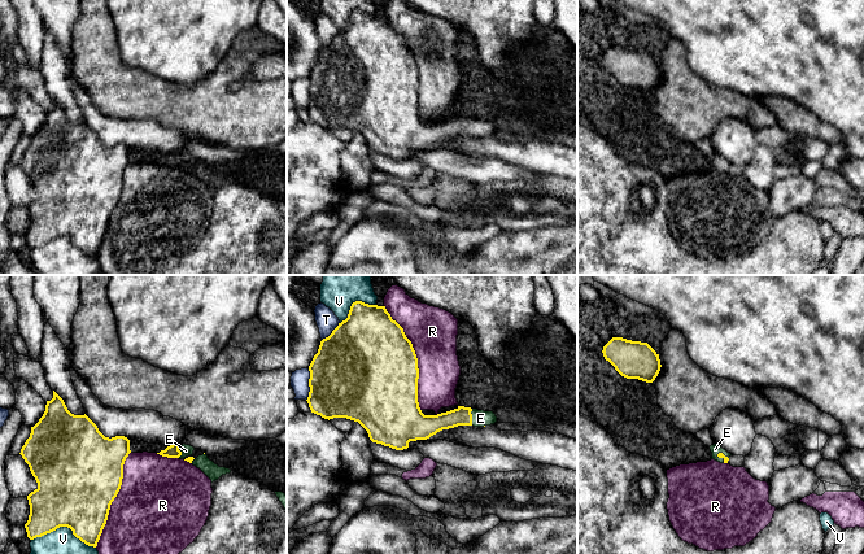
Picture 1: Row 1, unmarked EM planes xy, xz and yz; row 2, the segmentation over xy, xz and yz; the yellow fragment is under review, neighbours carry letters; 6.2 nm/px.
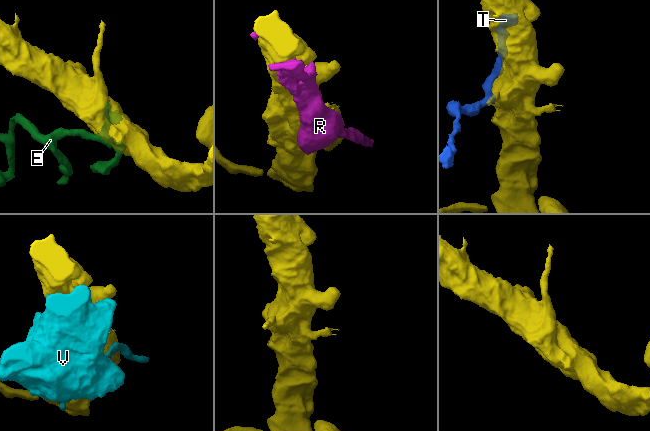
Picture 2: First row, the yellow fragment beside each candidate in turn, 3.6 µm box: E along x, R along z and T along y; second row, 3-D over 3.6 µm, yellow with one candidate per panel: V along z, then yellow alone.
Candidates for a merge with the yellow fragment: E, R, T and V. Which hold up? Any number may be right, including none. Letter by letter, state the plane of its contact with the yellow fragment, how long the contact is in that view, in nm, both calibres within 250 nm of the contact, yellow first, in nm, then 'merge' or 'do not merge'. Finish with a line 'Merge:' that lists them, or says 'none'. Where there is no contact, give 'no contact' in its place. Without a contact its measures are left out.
E: xz | 100 nm | 120/110 nm | merge
R: xz | 700 nm | 500/300 nm | do not merge
T: xz | 200 nm | 480/110 nm | do not merge
V: xy | 400 nm | 480/160 nm | do not merge
Merge: E

